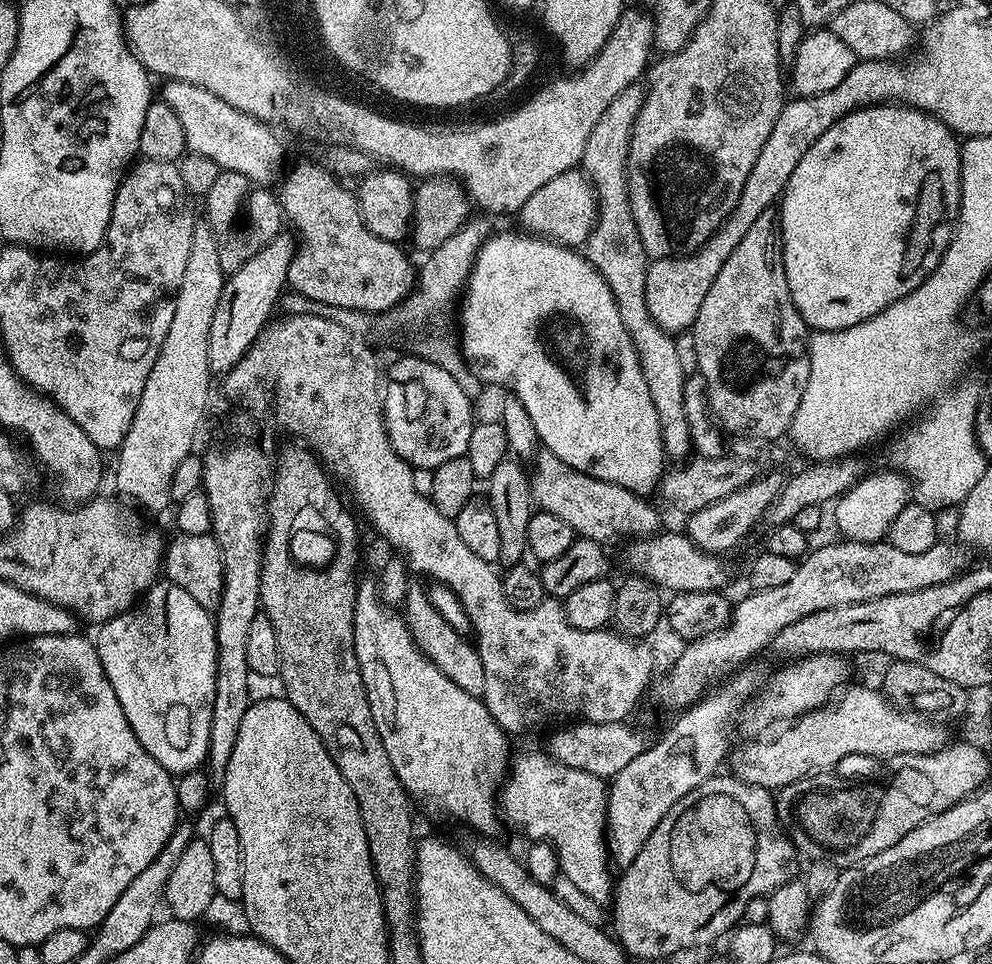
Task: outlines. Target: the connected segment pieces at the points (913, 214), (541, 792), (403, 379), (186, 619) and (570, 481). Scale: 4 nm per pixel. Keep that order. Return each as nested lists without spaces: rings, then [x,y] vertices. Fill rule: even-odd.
[[[874,104],[870,108],[860,108],[857,112],[846,114],[806,154],[802,154],[802,162],[794,166],[794,174],[790,174],[790,182],[784,188],[784,195],[779,197],[780,229],[784,243],[784,269],[786,270],[786,286],[790,286],[790,298],[798,310],[798,314],[809,329],[817,332],[833,332],[846,330],[858,322],[866,322],[866,318],[874,318],[886,306],[898,302],[910,290],[914,290],[938,266],[942,254],[952,242],[952,233],[960,214],[960,144],[957,137],[936,116],[929,112],[919,112],[893,104]]]
[[[528,752],[511,761],[510,771],[503,781],[502,793],[498,798],[499,811],[503,819],[505,816],[518,831],[525,832],[529,841],[551,844],[560,863],[559,875],[570,878],[587,897],[594,898],[596,903],[607,905],[614,896],[614,876],[612,880],[612,872],[608,869],[610,853],[606,843],[609,785],[603,776],[566,766],[553,756],[540,752]]]
[[[419,355],[404,356],[392,368],[392,376],[397,384],[387,385],[384,398],[384,425],[390,442],[397,454],[413,468],[437,468],[450,458],[465,455],[470,442],[473,401],[463,392],[462,386],[442,366],[421,358]]]
[[[157,582],[144,593],[142,599],[127,612],[110,618],[99,625],[97,636],[94,636],[96,653],[102,662],[102,670],[106,670],[106,678],[110,678],[110,686],[114,686],[114,694],[118,694],[118,702],[122,702],[122,710],[142,746],[167,772],[183,774],[197,771],[207,761],[208,742],[210,740],[210,714],[214,706],[214,678],[216,677],[216,622],[213,613],[208,612],[182,586],[174,586],[167,582]]]
[[[547,450],[535,457],[534,466],[536,472],[534,468],[530,479],[535,507],[541,512],[562,518],[562,522],[567,522],[576,531],[577,537],[607,545],[608,540],[627,541],[629,538],[643,538],[661,531],[660,516],[648,505],[649,501],[626,490],[626,486],[602,482],[598,478],[582,474],[566,466],[562,458]]]

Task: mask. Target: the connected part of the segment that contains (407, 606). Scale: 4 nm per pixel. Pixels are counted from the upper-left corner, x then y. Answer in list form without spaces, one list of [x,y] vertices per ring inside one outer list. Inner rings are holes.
[[[416,582],[409,583],[408,592],[404,596],[402,605],[402,615],[408,624],[408,629],[412,632],[414,642],[424,652],[454,686],[466,690],[466,694],[483,697],[486,690],[486,670],[482,670],[482,658],[476,651],[476,645],[471,639],[468,640],[428,601],[428,596],[424,593],[424,588]]]

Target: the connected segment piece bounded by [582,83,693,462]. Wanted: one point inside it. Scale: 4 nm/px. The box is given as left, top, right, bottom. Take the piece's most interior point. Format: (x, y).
(614, 248)

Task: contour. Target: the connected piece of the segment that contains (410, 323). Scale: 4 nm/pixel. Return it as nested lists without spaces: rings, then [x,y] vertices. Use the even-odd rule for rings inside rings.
[[[481,216],[481,217],[482,218],[473,217],[472,219],[469,219],[469,221],[467,223],[465,223],[463,225],[463,227],[459,228],[459,230],[456,231],[455,234],[451,235],[450,238],[448,238],[446,240],[446,242],[444,242],[442,244],[442,246],[436,248],[435,251],[429,253],[423,259],[423,260],[425,260],[425,262],[424,262],[424,264],[421,263],[421,266],[419,267],[419,270],[418,270],[418,273],[417,273],[417,283],[416,283],[415,288],[412,289],[411,294],[409,294],[407,296],[407,298],[405,298],[404,303],[396,305],[393,308],[389,308],[387,310],[387,312],[370,313],[370,312],[364,312],[364,311],[354,311],[354,310],[350,310],[349,308],[344,308],[344,307],[326,306],[324,303],[314,302],[313,300],[310,300],[310,299],[306,298],[304,295],[298,295],[298,294],[293,293],[293,292],[288,292],[288,293],[285,293],[283,295],[283,298],[281,299],[281,303],[280,303],[281,307],[285,308],[283,311],[287,315],[301,316],[302,314],[310,313],[312,316],[324,317],[328,321],[338,322],[338,324],[341,325],[344,329],[350,330],[351,333],[354,333],[354,334],[356,334],[357,336],[359,336],[361,338],[372,338],[372,335],[374,335],[375,333],[380,334],[383,331],[390,334],[392,332],[400,332],[400,331],[406,330],[406,329],[416,330],[418,328],[422,328],[422,327],[436,321],[439,317],[444,318],[444,317],[450,315],[451,312],[452,312],[452,306],[454,304],[454,301],[456,301],[456,303],[459,301],[459,298],[461,297],[461,294],[463,293],[464,288],[467,287],[468,276],[472,272],[472,266],[473,266],[473,262],[476,260],[477,252],[481,248],[481,246],[485,243],[485,241],[488,239],[488,237],[493,235],[493,232],[494,232],[494,227],[492,228],[492,224],[489,221],[491,219],[489,217],[486,217],[486,216]]]

